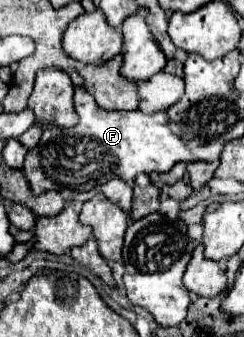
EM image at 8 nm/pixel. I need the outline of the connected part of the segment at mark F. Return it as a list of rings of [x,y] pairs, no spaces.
[[[75,87],[73,101],[75,101],[75,111],[79,115],[79,123],[71,129],[57,127],[55,123],[53,125],[43,123],[41,125],[43,135],[39,143],[27,151],[23,173],[35,195],[43,195],[45,191],[75,191],[75,193],[91,191],[97,185],[111,181],[113,177],[119,177],[123,181],[133,181],[139,173],[153,173],[153,171],[163,173],[179,161],[183,163],[195,161],[191,151],[185,147],[185,143],[171,133],[169,117],[165,113],[145,115],[141,111],[105,111],[95,103],[95,99],[83,87]]]

